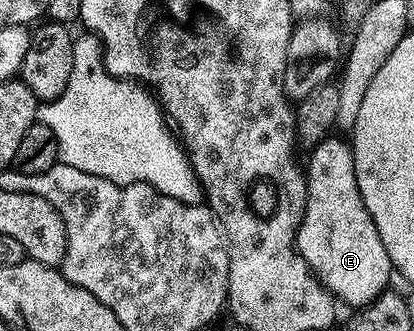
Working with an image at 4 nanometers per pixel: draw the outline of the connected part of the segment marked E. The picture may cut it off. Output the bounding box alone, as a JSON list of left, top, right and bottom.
[297,137,395,309]

